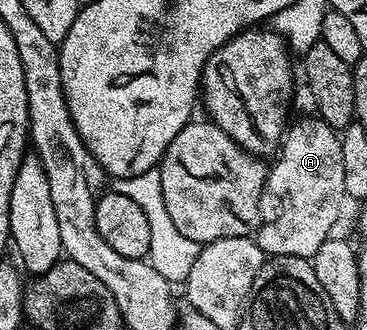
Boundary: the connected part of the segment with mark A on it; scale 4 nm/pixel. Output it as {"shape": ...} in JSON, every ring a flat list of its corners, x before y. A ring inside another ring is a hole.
{"shape":[[317,117,291,122,284,132,280,154,274,161,274,167,272,163,266,176,265,189,265,194,274,198,274,216,271,219,269,216,258,228,256,241,267,256,291,255,313,260,316,249,320,249,320,245,331,238,333,231,330,230,337,225,342,215,342,206,348,203,344,189,344,153,339,132]]}

